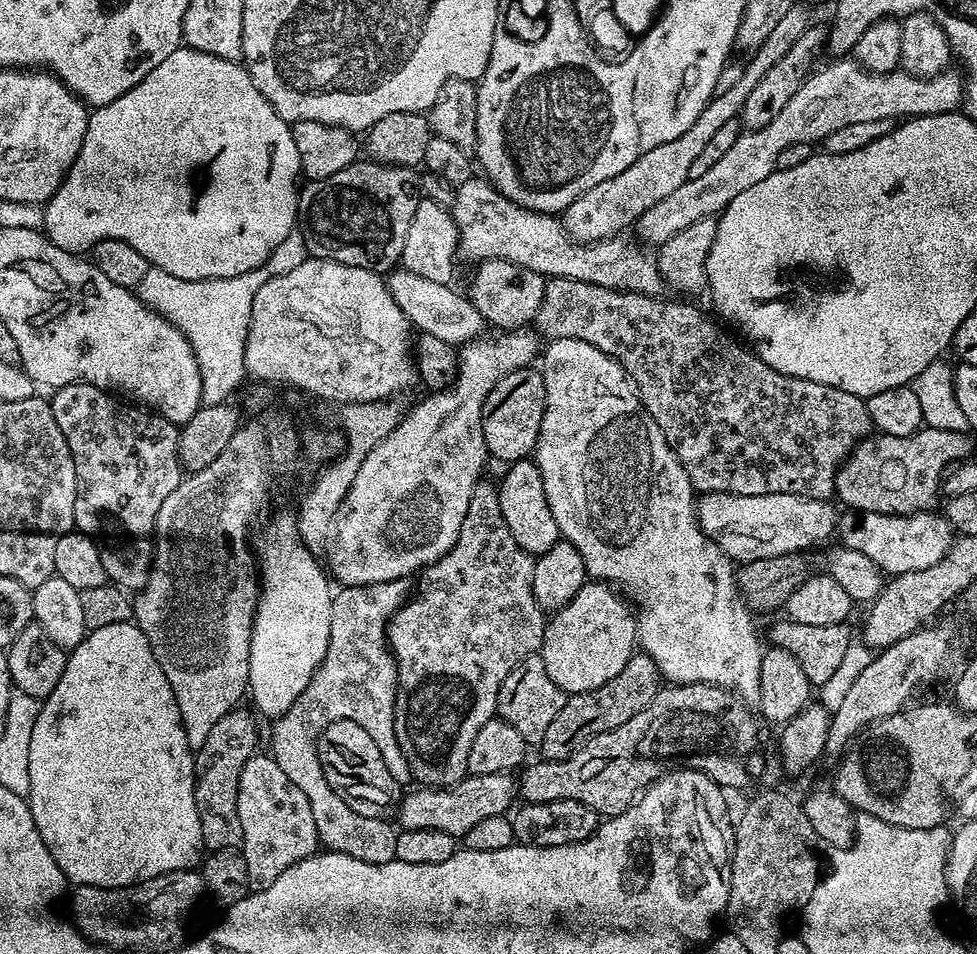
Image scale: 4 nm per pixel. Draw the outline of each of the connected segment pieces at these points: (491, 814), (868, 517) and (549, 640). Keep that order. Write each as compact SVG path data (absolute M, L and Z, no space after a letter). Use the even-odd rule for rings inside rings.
M506 772L481 776L467 775L451 788L420 786L415 790L417 792L412 792L409 796L407 793L399 801L399 827L403 830L442 830L457 838L463 838L477 822L505 815L513 807L512 799L515 801L518 796L517 781Z
M936 510L914 512L911 514L878 514L877 512L862 512L848 516L839 521L838 536L841 536L843 547L850 550L862 550L870 562L874 562L889 577L901 576L914 570L926 570L926 566L934 566L934 562L942 562L944 555L952 549L954 529L948 523L947 516Z
M585 582L544 626L544 643L539 655L546 662L546 674L566 694L598 690L614 674L622 674L626 662L637 651L636 617L629 601L617 589L603 582Z

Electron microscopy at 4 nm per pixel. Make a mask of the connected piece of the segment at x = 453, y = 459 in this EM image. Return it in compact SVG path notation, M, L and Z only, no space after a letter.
M527 327L501 331L496 335L500 337L488 335L481 335L459 349L455 385L433 391L421 404L414 405L412 413L409 416L407 413L395 430L379 440L374 450L366 454L362 466L358 466L342 511L334 521L336 537L328 556L327 567L335 579L337 576L341 580L341 585L365 588L368 584L403 580L411 577L411 572L419 573L434 561L441 560L454 546L466 510L470 510L474 486L481 483L480 471L490 460L482 434L482 406L503 376L515 368L529 367L542 348L537 333Z

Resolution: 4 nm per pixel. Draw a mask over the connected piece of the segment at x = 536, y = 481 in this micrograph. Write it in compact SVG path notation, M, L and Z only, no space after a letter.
M535 459L513 460L507 465L504 477L498 480L498 503L502 505L502 518L506 518L514 542L522 546L534 558L546 554L550 546L560 541L561 534L554 514L550 514L550 502L546 502L546 490L542 486L542 474Z

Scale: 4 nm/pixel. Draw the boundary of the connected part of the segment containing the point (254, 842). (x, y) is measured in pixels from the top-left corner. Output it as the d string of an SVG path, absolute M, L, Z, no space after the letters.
M271 755L251 756L242 766L242 778L238 778L238 822L242 822L242 853L249 872L248 887L253 892L266 890L278 874L286 874L290 866L317 851L318 830L307 796L290 782Z

